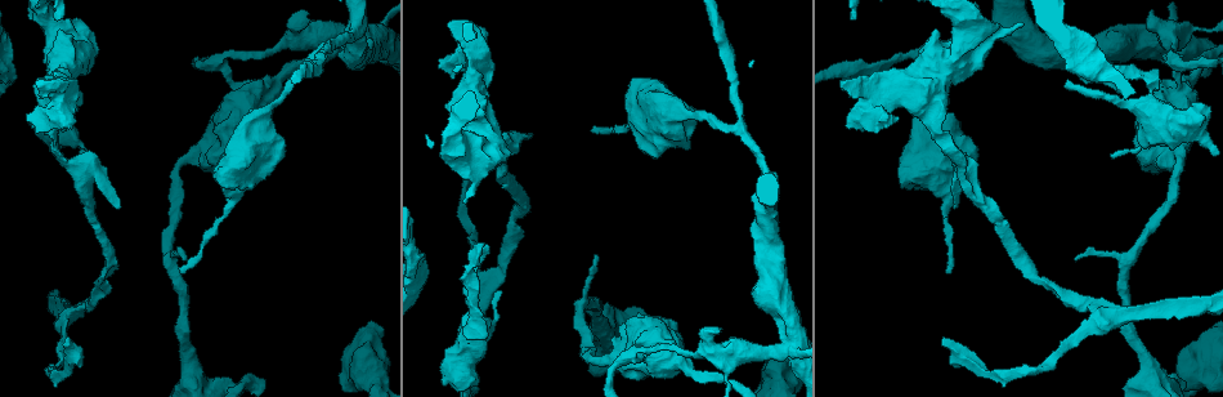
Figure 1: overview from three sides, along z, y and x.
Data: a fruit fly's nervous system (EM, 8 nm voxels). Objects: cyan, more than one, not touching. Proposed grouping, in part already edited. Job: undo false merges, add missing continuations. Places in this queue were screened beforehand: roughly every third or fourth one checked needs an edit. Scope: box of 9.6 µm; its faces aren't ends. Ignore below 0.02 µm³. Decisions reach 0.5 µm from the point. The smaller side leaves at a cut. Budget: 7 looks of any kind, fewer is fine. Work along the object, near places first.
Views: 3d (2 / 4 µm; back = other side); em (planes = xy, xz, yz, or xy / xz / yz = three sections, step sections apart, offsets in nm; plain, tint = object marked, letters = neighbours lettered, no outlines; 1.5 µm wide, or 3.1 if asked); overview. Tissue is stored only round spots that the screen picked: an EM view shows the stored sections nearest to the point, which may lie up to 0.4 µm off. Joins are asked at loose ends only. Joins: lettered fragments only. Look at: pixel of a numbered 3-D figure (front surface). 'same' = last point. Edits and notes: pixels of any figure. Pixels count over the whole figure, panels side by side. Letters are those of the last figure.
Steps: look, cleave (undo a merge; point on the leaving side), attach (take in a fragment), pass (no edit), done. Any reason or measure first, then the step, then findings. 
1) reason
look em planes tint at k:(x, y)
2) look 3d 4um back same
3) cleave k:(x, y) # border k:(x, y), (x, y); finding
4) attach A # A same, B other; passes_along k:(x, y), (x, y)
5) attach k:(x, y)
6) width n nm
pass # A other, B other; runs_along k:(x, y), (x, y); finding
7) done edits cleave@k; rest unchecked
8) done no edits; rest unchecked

tapers out
look em xz step 8 letters at 1:(593, 128)

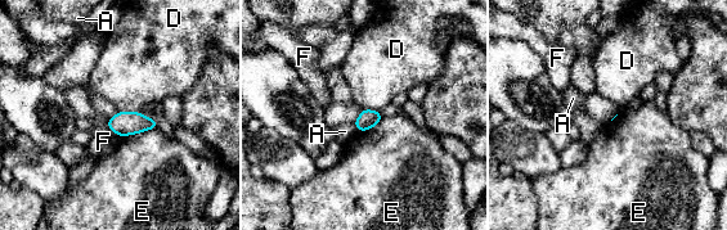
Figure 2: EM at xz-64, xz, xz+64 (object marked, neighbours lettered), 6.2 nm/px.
another direction
look em planes letters same

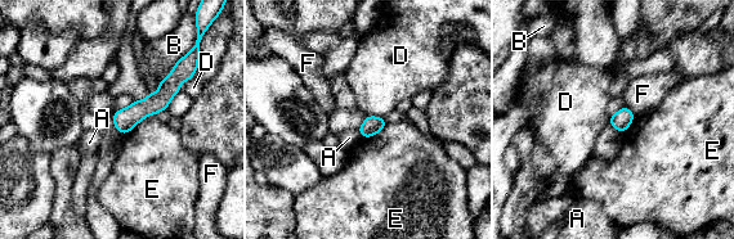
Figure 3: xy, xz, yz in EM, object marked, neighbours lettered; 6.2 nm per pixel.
pass # A other, B other, D other, E other, F other; border 3:(196, 72), (180, 85), (179, 90); none of them fits

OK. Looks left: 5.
free end
look 3d 2um at 1:(532, 133)

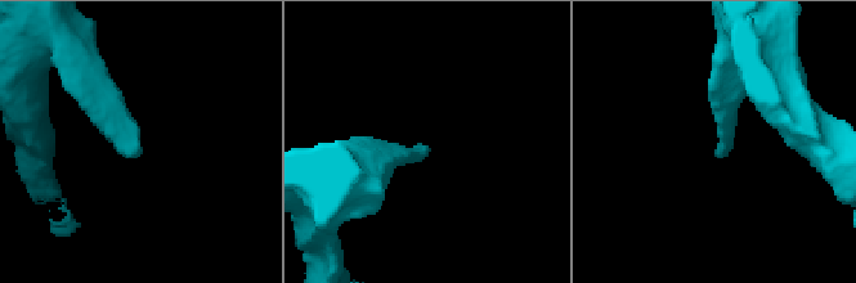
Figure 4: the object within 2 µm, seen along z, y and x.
need the tissue
look em xy step 4 letters at 4:(132, 155)

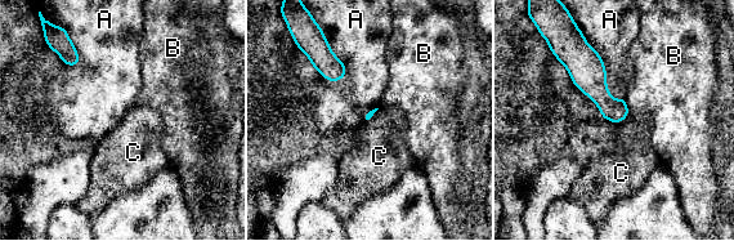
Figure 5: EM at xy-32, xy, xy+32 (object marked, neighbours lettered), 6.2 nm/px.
pass # A other, B other, C other; no lettered fragment goes on from it

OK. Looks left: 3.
calibre changes
look em planes letters at 1:(454, 143)

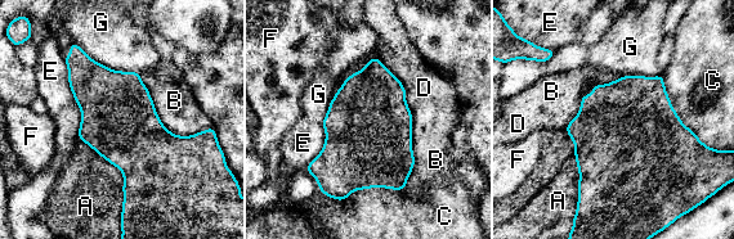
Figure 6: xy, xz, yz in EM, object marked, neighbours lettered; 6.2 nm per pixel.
longest_contact C 550 nm
pass # A other, B other, C other, D other, E other, F other, G other; border 6:(72, 41), (107, 67), (139, 73); continuous, no second cell

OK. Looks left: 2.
done no edits; rest unchecked

